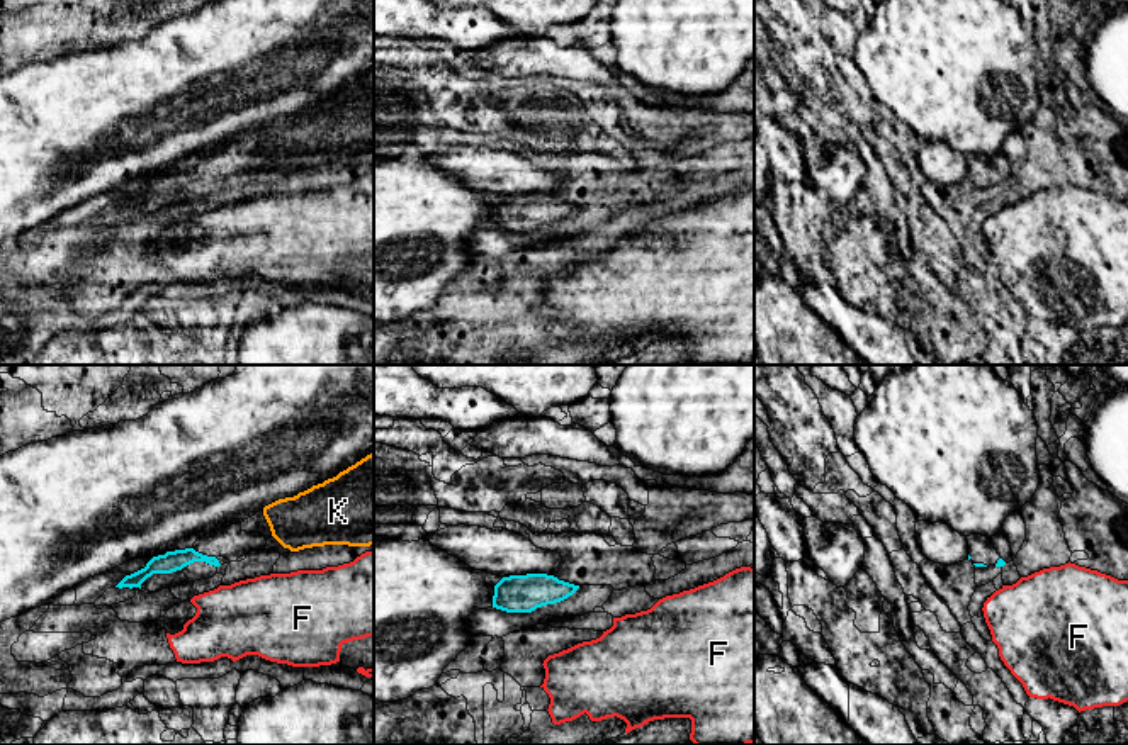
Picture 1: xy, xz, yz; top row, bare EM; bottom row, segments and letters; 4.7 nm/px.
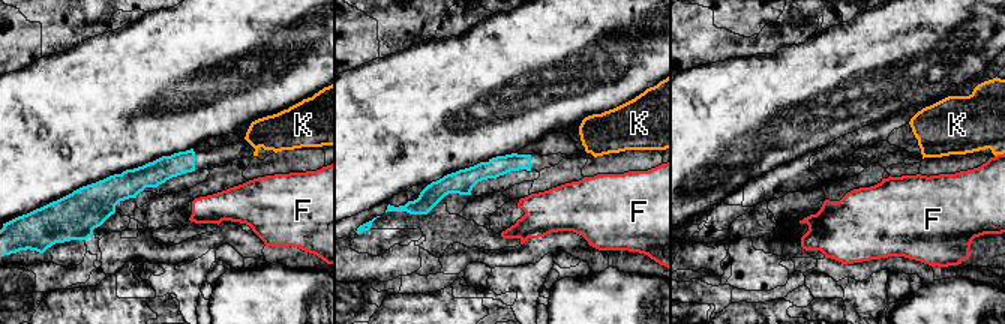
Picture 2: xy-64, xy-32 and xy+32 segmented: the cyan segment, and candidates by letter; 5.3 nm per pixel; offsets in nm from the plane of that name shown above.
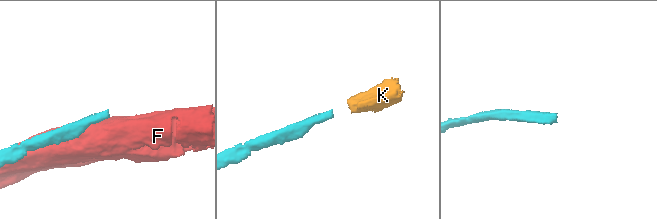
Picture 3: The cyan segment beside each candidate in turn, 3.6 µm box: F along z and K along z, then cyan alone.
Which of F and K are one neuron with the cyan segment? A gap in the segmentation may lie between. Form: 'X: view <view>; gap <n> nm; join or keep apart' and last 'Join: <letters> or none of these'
F: view yz; gap 100 nm; keep apart
K: view xy; gap 280 nm; join
Join: K

